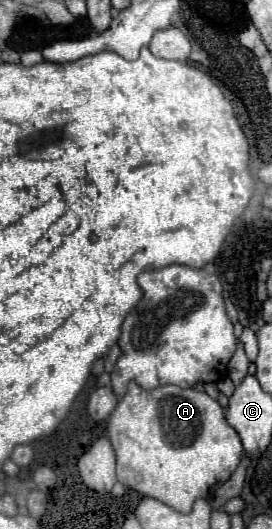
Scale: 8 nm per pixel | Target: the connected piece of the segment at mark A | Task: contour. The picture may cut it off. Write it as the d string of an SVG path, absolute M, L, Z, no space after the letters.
M130 381L126 395L118 401L108 419L108 439L116 451L118 481L124 487L138 491L144 497L158 499L180 513L190 513L196 499L210 499L214 489L230 479L242 457L242 441L236 429L226 421L222 405L204 391L182 389L176 385L142 389Z

